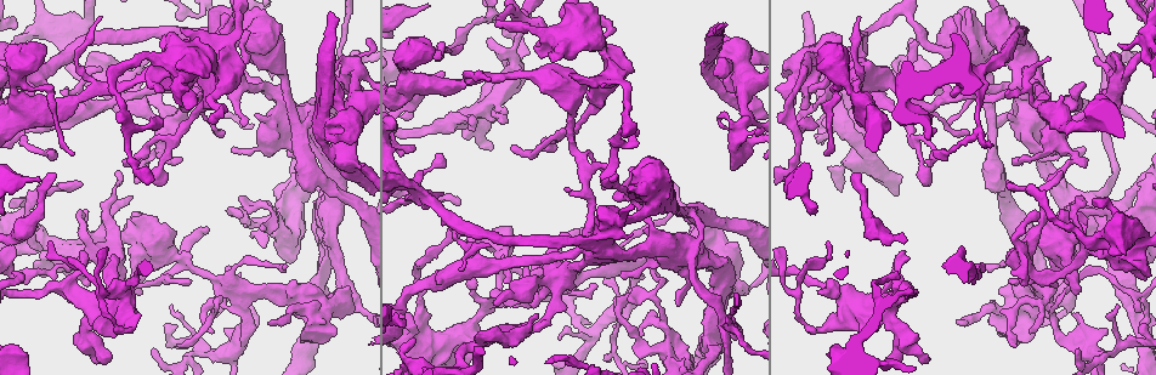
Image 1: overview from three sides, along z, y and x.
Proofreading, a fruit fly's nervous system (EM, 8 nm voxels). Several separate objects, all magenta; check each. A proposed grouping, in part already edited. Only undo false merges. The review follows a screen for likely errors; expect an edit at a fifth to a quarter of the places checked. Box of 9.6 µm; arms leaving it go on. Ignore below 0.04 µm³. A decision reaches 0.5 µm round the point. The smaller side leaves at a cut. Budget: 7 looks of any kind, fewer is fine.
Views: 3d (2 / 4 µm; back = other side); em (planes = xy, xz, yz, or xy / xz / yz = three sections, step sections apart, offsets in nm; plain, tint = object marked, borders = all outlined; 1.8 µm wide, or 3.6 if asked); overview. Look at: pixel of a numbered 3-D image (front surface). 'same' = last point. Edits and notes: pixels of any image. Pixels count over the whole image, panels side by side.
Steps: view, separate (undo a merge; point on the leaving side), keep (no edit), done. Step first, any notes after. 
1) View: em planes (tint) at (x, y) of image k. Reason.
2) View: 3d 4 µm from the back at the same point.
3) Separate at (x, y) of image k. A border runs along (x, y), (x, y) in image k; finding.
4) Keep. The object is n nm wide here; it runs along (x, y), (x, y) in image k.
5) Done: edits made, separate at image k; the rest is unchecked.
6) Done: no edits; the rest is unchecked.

View: em planes (plain) at (201, 353) of image 1.

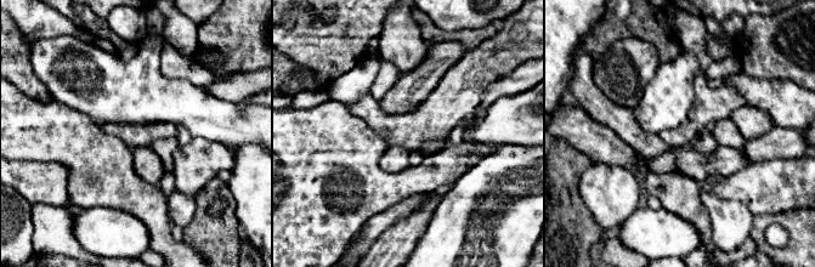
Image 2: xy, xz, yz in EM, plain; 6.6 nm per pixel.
View: em planes (tint) at the same point.

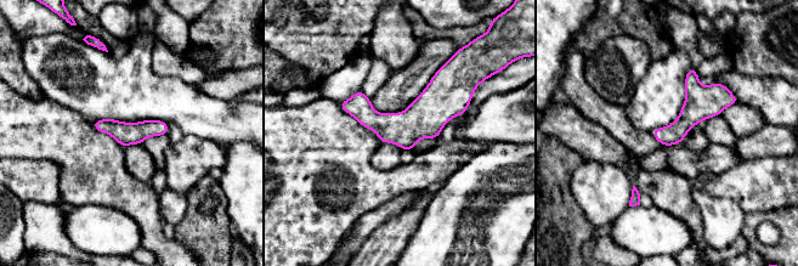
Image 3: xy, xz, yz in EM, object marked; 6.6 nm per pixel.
Keep. It runs along (462, 95), (417, 122), (344, 106) in image 3; continuous, no second cell.

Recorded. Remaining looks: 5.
View: 3d 2 µm at (424, 198) of image 1. Thick turns thin.

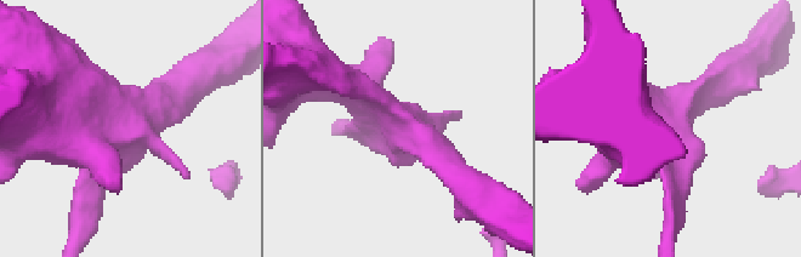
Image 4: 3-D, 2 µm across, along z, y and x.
View: em xy step 16 (tint) at (399, 128) of image 4.

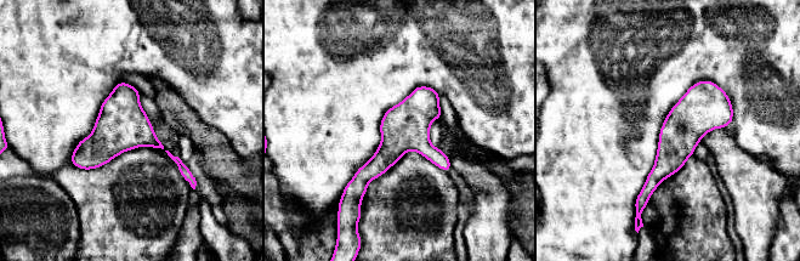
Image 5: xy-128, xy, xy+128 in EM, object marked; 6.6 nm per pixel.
View: em planes (tint) at the same point. Cut it another way.

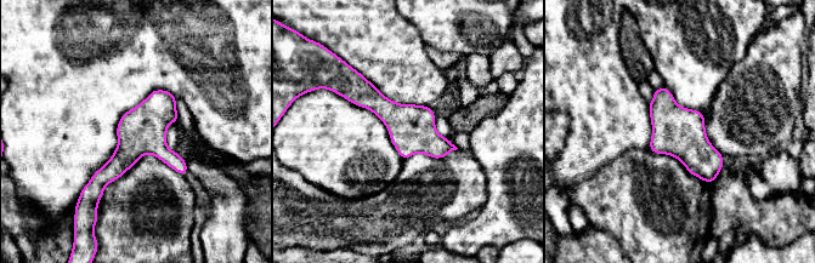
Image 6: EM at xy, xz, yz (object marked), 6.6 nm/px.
Keep. It runs along (346, 95), (367, 95), (451, 147) in image 6; continuous, no second cell.

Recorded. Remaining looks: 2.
View: em planes (borders) at (343, 154) of image 1. Small branch off a trunk.

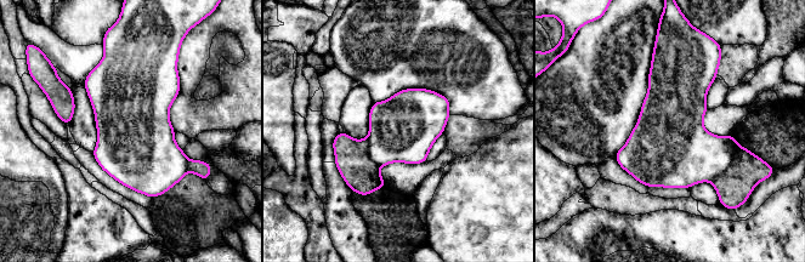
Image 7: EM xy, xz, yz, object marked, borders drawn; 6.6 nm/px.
Separate at (733, 187) of image 7. The object is 440 nm wide here; a border runs along (737, 144), (730, 165), (712, 182) in image 7; two cells meet here.

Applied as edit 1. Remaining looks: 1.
Done: edits made, separate at image 7; the rest is unchecked.

